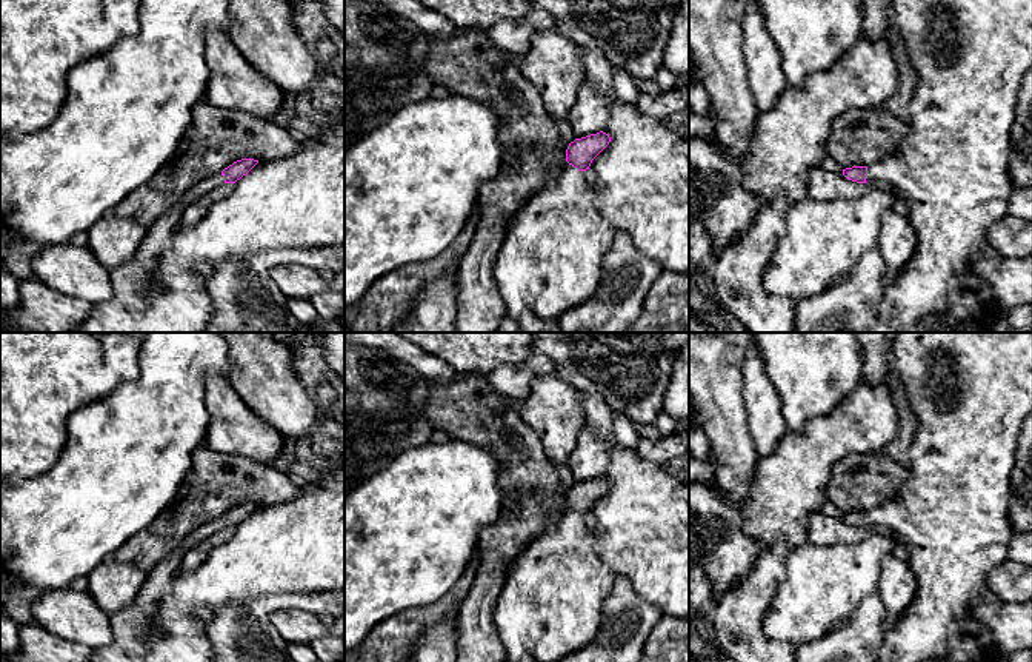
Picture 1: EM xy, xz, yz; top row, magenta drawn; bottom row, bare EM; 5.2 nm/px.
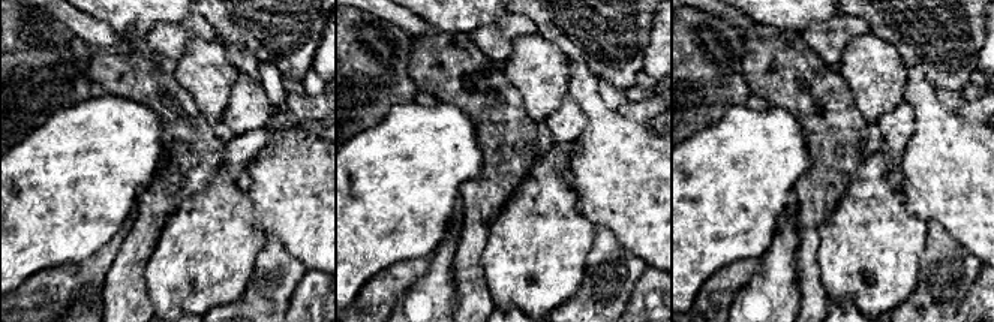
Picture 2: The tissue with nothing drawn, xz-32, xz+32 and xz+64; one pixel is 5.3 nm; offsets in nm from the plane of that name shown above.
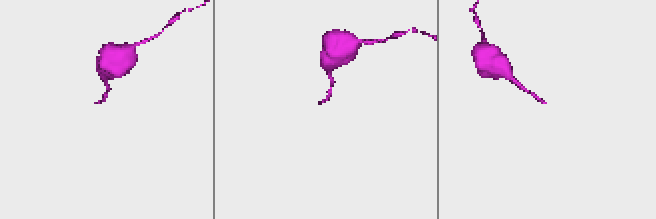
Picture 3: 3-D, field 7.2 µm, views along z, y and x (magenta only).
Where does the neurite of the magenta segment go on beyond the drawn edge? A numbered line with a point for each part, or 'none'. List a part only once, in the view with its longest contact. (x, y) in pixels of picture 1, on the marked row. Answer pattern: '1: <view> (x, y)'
1: xz (551, 260)

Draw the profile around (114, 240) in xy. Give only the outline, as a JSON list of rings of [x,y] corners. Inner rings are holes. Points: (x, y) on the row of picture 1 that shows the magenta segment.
[[[108,212],[88,229],[88,248],[102,266],[112,271],[134,257],[146,229],[131,217]]]

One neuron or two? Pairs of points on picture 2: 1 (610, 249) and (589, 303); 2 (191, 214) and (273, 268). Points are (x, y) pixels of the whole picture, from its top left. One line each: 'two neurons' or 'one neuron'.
1: one neuron
2: two neurons

